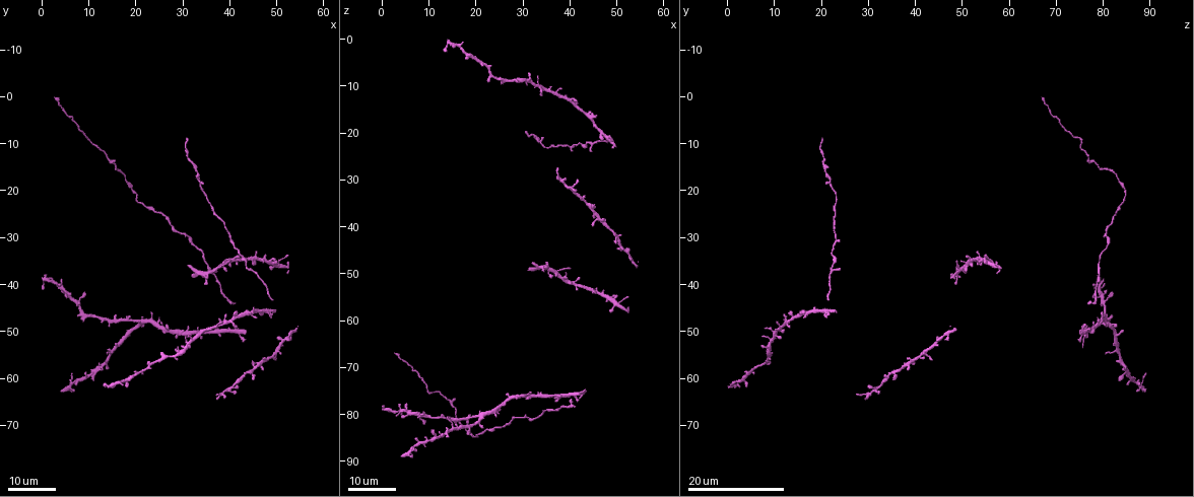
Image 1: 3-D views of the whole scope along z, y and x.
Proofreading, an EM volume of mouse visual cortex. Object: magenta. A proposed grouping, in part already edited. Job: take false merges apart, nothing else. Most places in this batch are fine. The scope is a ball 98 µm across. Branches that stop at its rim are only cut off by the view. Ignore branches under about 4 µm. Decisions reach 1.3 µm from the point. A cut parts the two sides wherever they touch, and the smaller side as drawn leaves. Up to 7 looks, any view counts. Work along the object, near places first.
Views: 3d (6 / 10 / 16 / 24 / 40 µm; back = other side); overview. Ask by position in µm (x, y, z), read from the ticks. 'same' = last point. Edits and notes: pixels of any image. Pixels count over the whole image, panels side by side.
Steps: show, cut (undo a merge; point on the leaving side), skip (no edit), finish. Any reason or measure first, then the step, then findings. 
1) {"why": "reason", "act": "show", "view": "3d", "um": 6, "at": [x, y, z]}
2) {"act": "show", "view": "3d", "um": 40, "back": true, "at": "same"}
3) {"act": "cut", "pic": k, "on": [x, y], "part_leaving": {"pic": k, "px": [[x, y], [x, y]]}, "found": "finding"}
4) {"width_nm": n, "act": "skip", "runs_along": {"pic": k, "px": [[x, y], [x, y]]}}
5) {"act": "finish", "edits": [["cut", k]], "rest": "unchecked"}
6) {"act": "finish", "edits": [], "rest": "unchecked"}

{"why": "four or more arms meet", "act": "show", "view": "3d", "um": 16, "at": [21.0, 48.5, 81.0]}

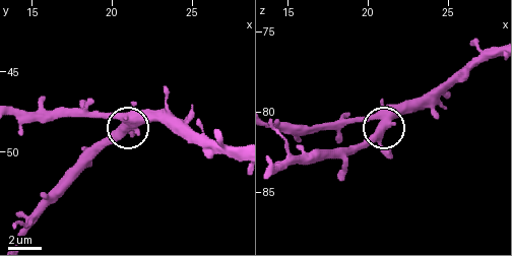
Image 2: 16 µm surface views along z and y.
{"why": "closer look", "act": "show", "view": "3d", "um": 6, "at": "same"}

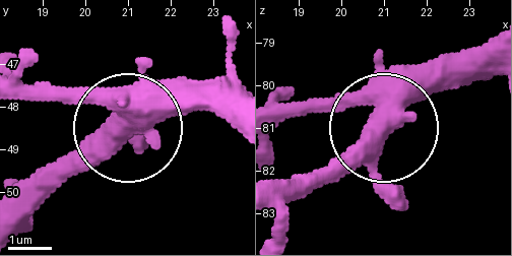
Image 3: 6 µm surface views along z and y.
{"why": "from behind", "act": "show", "view": "3d", "um": 6, "back": true, "at": "same"}

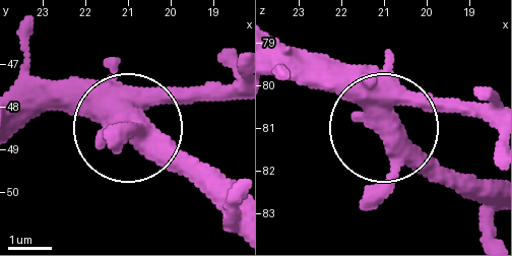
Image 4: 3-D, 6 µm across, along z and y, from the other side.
{"side_arm_um": 26, "arms": 4, "act": "skip", "found": "one neuron here"}

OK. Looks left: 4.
{"why": "calibre changes", "act": "show", "view": "3d", "um": 24, "at": [17.0, 48.0, 81.0]}

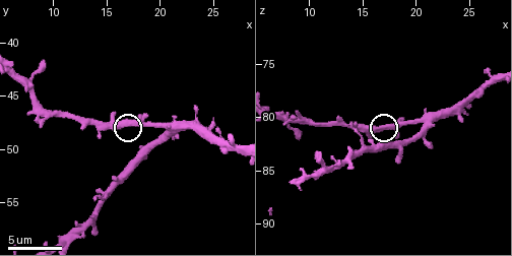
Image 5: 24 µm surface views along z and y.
{"act": "show", "view": "3d", "um": 10, "at": [16.4, 47.6, 81.0]}

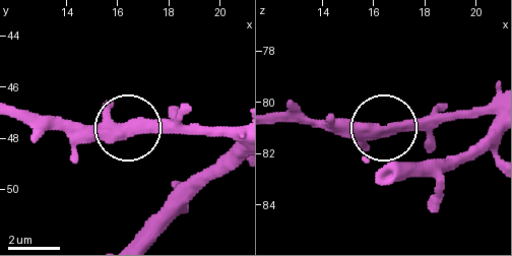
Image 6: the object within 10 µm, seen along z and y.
{"act": "skip", "runs_along": {"pic": 6, "px": [[492, 102], [380, 128], [317, 128]]}, "found": "one neuron here"}

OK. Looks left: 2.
{"why": "thick turns thin", "act": "show", "view": "3d", "um": 16, "at": [14.5, 14.0, 77.5]}

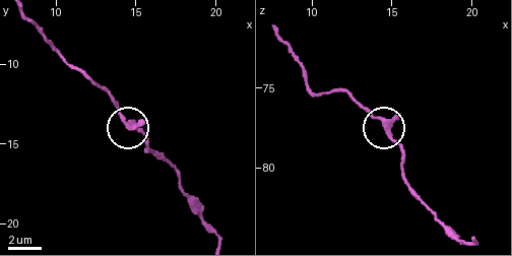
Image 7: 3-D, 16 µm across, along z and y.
{"why": "closer look", "act": "show", "view": "3d", "um": 10, "at": [14.2, 13.4, 77.0]}

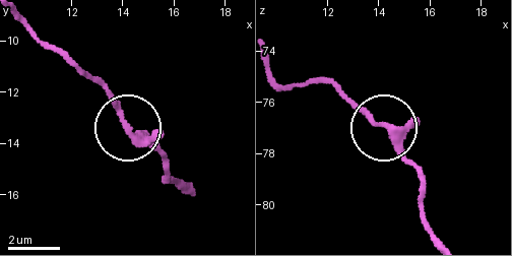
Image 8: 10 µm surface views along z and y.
{"act": "skip", "runs_along": {"pic": 8, "px": [[436, 237], [423, 211], [421, 178], [390, 132], [354, 102]]}, "found": "all the same neuron"}

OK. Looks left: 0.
{"act": "finish", "edits": [], "rest": "unchecked"}

